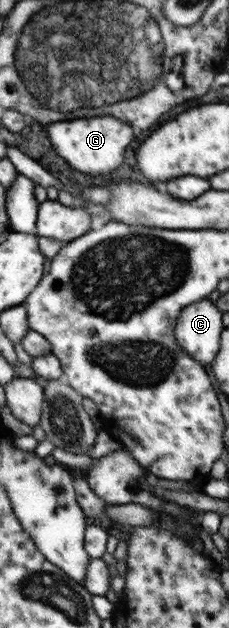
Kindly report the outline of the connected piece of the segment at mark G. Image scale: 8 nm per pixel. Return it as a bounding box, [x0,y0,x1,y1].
[46,117,134,181]

